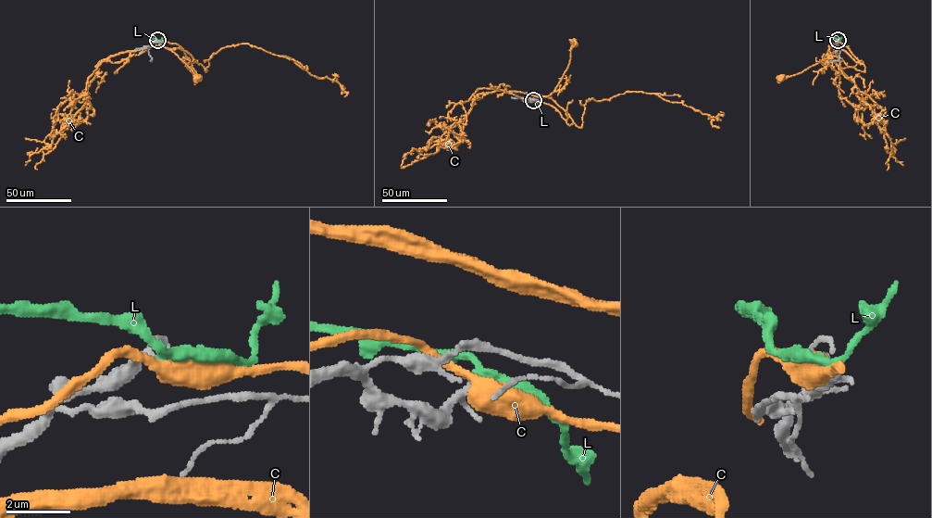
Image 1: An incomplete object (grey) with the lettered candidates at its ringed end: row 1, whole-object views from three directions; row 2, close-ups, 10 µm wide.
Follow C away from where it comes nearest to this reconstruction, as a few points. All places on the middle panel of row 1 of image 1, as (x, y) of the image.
C: (533, 99), (554, 107), (568, 125), (572, 123), (569, 115), (547, 96), (554, 90), (567, 68), (574, 44)

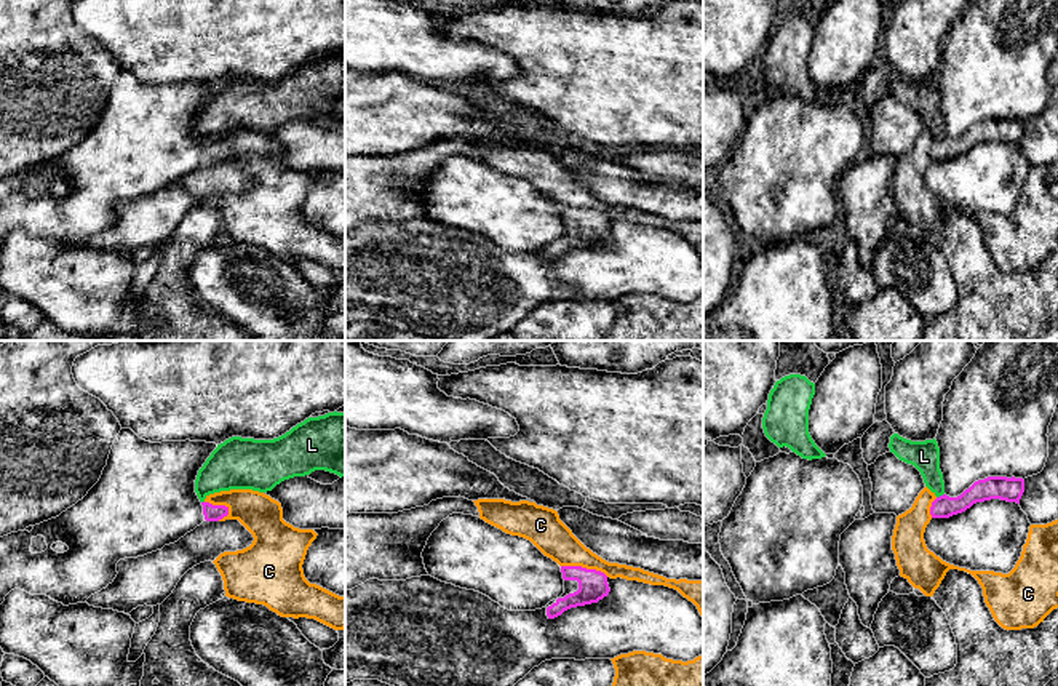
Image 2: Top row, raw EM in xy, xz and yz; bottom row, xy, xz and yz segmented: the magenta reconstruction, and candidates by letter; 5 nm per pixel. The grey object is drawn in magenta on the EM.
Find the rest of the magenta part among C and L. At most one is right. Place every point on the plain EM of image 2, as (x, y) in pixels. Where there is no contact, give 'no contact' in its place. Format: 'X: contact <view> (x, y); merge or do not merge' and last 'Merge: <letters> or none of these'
C: contact xz (585, 210); do not merge
L: contact yz (940, 138); merge
Merge: L

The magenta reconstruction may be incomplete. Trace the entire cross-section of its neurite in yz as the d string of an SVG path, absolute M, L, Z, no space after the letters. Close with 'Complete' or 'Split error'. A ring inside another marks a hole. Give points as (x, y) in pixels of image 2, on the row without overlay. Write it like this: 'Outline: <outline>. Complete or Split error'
Outline: M893 75L889 90L900 102L914 107L921 114L925 128L937 138L930 149L932 160L949 160L965 154L976 144L991 141L1020 146L1024 134L1023 120L988 118L975 123L961 138L949 139L945 136L945 123L940 112L940 90L935 80L911 83Z. Split error

